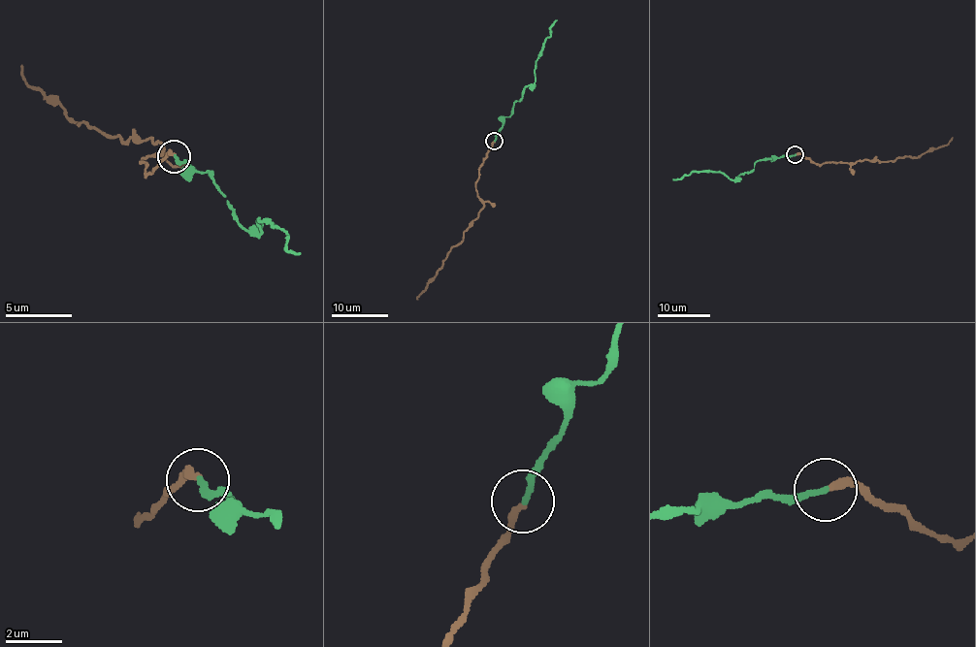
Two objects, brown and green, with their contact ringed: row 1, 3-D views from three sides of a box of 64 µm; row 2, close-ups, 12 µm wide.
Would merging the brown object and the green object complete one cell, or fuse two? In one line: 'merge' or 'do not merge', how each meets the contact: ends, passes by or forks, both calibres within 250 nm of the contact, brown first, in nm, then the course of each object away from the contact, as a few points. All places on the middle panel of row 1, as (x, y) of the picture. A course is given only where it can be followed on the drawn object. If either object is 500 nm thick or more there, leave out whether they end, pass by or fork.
merge; brown ends there; green ends there; 280 nm thick on the brown side, 200 nm on the other; brown runs (494, 141), (480, 168), (476, 191), (483, 208), (417, 299); green runs (494, 141), (502, 120), (512, 113), (513, 103), (521, 101), (525, 87), (535, 82), (537, 54), (557, 20)

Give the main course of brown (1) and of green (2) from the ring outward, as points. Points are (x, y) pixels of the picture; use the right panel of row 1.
1: (796, 155), (801, 154), (820, 165), (869, 159), (887, 161), (919, 156), (945, 145), (952, 138)
2: (796, 155), (757, 160), (753, 170), (733, 179), (708, 171), (691, 172), (673, 178)

